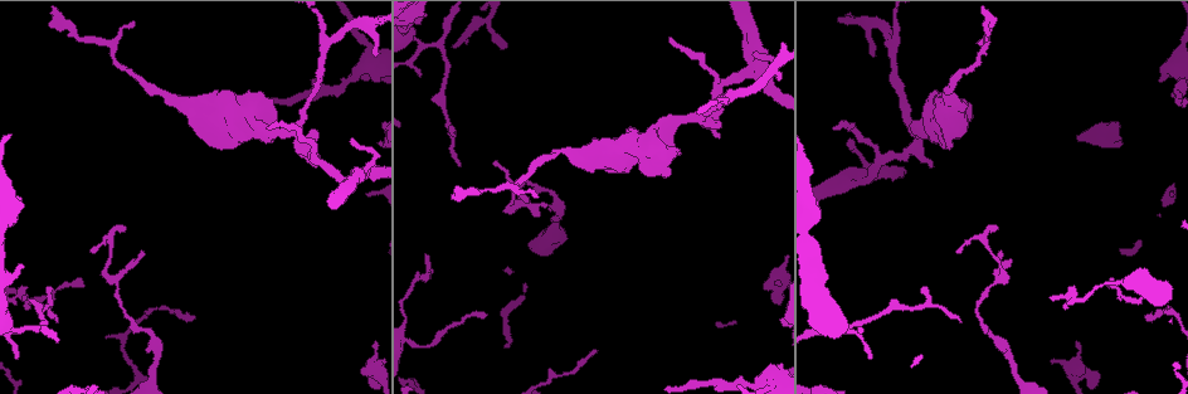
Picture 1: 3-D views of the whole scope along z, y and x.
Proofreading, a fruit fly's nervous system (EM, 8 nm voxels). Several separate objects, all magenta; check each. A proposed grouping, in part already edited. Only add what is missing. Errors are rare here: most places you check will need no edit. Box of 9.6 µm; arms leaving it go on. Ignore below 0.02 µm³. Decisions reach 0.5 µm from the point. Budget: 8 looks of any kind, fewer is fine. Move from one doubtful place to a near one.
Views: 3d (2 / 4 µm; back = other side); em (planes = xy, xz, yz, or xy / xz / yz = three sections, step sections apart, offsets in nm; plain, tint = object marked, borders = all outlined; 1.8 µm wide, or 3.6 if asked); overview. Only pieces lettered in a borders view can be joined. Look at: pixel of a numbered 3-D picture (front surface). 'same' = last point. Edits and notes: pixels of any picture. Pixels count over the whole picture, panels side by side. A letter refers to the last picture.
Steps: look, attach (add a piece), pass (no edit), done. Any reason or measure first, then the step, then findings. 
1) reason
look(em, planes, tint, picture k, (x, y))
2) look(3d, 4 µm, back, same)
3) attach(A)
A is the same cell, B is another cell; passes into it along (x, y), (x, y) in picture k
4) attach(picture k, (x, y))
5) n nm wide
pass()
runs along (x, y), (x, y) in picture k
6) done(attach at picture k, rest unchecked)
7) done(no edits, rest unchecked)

an open end
look(3d, 2 µm, back, picture 1, (1051, 296))

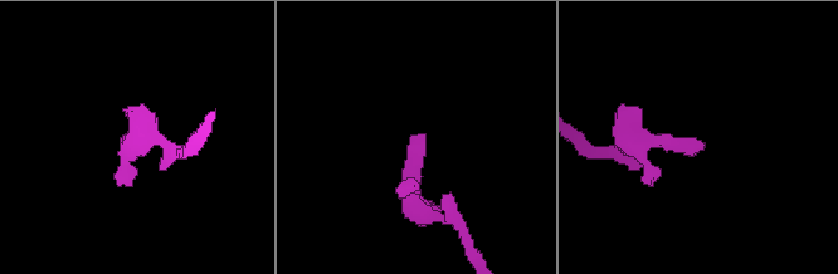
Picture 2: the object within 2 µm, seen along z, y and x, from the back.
now the EM
look(em, 3.6 µm, xy, step 16, borders, picture 2, (700, 148))

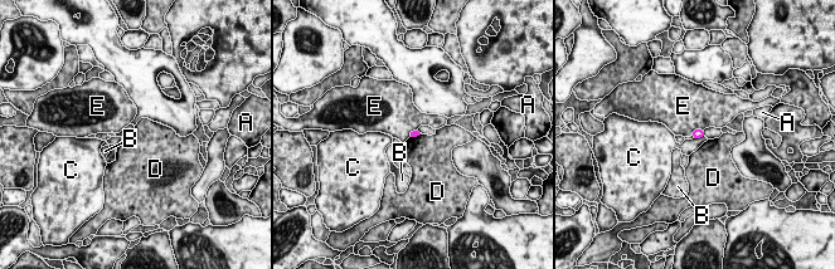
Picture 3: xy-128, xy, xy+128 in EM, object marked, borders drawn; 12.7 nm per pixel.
E touches over 150 nm
pass()
A, B, C, D and E are other cells; border along (421, 133), (411, 137) in picture 3; no lettered piece goes on from it

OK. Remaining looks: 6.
free end
look(em, planes, tint, picture 1, (960, 320))

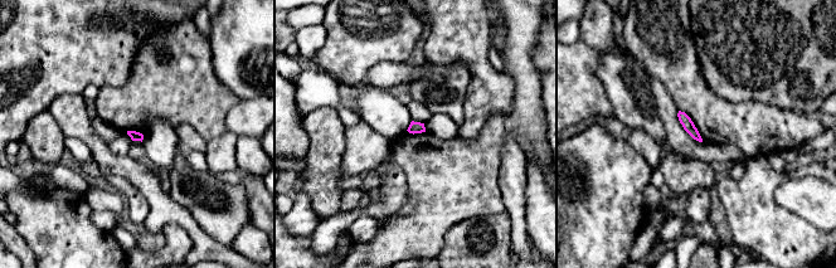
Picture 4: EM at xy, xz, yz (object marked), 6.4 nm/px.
look(em, planes, borders, same)

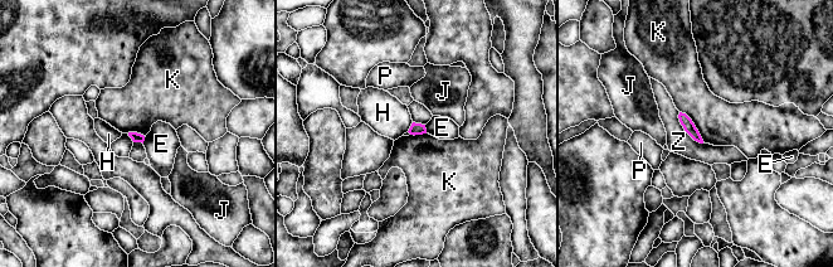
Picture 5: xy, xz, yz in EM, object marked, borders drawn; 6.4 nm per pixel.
Z touches over 260 nm
pass()
E, H, J, K, P and Z are other cells; border along (680, 111), (691, 120), (704, 141) in picture 5; none of them fits

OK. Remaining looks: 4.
look(3d, 4 µm, picture 1, (293, 135))

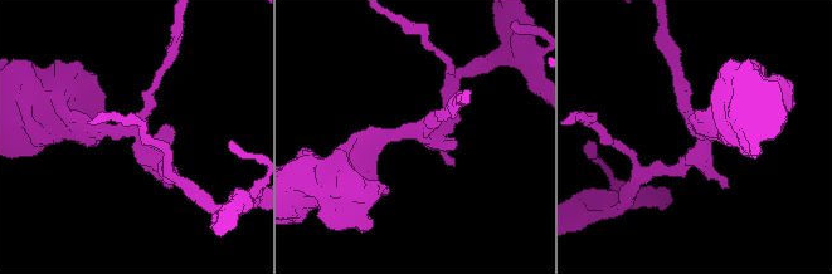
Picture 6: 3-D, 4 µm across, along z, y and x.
look(em, yz, step 16, tint, picture 6, (133, 132))

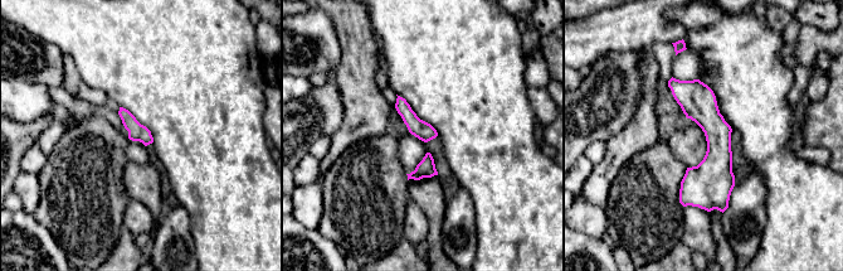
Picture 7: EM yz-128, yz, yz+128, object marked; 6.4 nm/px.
what lies round it
look(em, yz, step 16, borders, same)

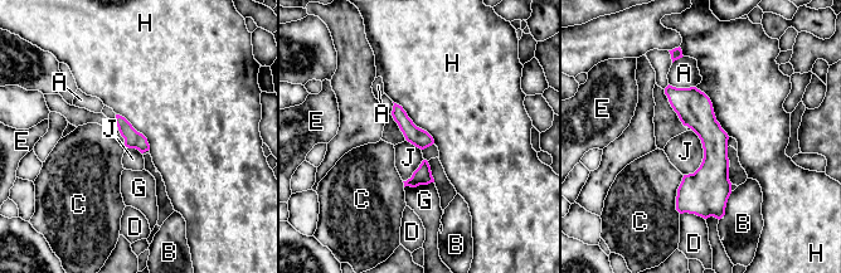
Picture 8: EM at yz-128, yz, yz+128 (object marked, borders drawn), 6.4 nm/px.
pass()
A, B, C, D, E, G, H and J are other cells; border along (693, 130), (703, 161), (684, 175) in picture 8; no lettered piece goes on from it

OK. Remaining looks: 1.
done(no edits, rest unchecked)

